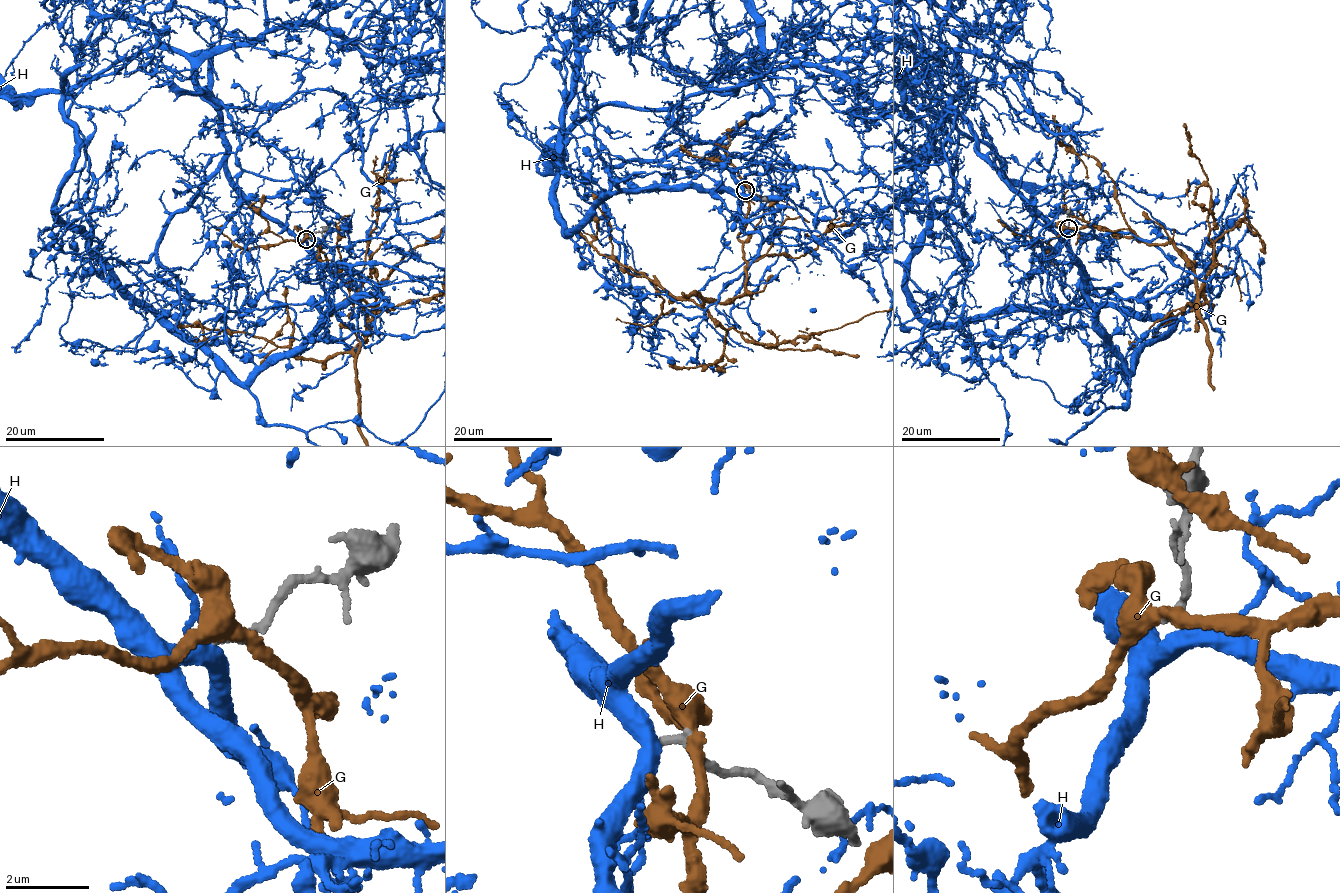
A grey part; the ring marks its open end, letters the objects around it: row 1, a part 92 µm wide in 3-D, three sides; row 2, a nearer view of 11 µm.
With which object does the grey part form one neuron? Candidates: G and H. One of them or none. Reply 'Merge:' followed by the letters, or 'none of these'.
Merge: none of these

